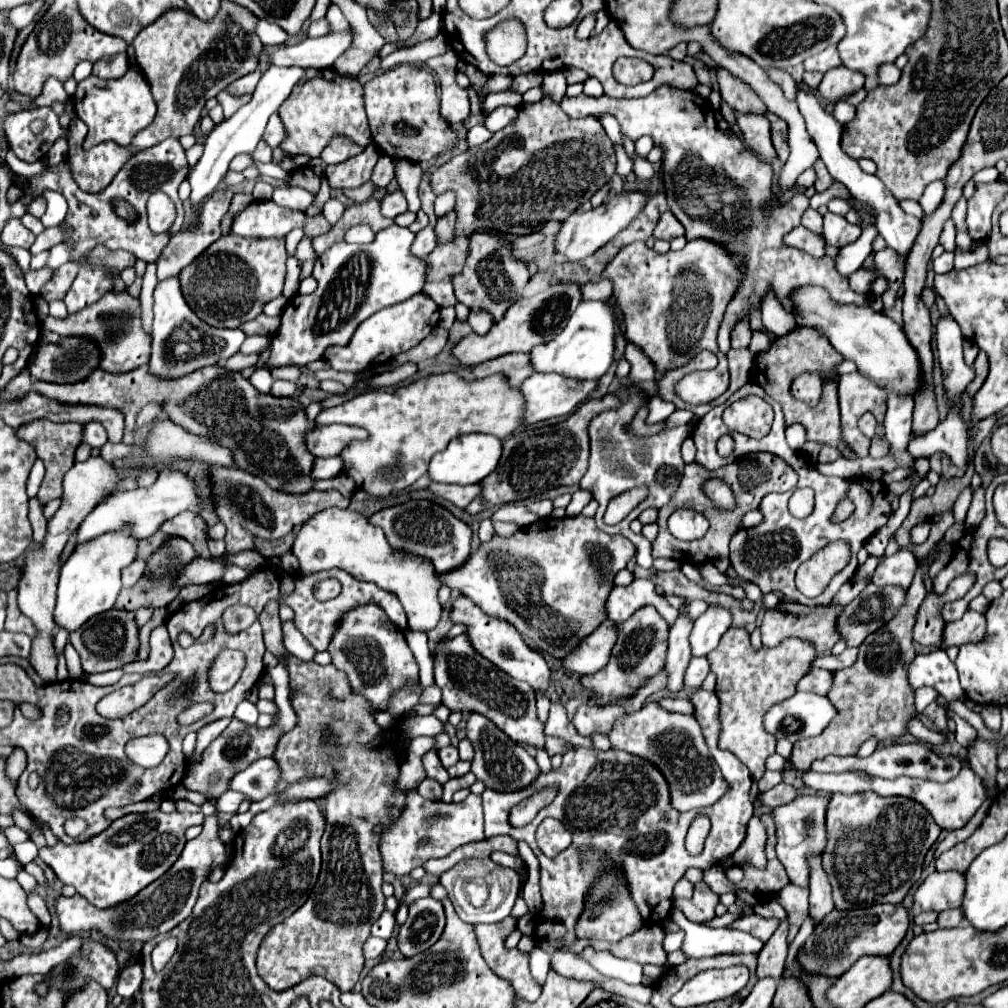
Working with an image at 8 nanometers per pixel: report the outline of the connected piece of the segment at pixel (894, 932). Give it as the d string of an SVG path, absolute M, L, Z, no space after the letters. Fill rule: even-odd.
M872 905L866 909L832 911L808 937L804 949L798 955L798 963L808 973L822 973L840 977L846 973L862 955L890 955L904 939L910 927L910 915L904 905Z

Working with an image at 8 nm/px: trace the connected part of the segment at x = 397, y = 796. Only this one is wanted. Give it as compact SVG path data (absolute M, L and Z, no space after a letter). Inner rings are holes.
M268 603L258 620L264 627L264 643L266 649L278 659L278 663L284 663L290 675L290 703L298 715L298 725L280 737L280 745L276 747L276 761L280 761L280 769L284 769L284 781L298 783L304 777L326 777L336 779L336 789L320 797L324 801L324 819L326 829L322 835L322 871L318 875L318 881L308 897L308 901L292 913L288 919L278 923L276 927L266 933L262 939L262 945L258 949L256 967L258 975L268 983L274 991L284 991L292 985L296 985L300 979L308 975L322 975L328 981L332 981L342 993L352 991L358 983L358 977L364 967L364 953L362 945L370 937L372 923L386 911L384 907L384 893L382 893L382 853L380 853L380 839L382 833L388 831L404 811L408 791L400 791L396 787L396 779L400 775L400 747L404 745L404 737L400 729L394 729L396 733L390 739L382 739L378 745L374 745L376 739L384 735L384 729L376 723L374 713L378 711L368 701L364 701L362 695L358 695L348 677L330 665L318 665L318 663L304 663L296 657L292 657L282 641L282 625L278 619L278 605ZM382 827L380 833L374 829Z

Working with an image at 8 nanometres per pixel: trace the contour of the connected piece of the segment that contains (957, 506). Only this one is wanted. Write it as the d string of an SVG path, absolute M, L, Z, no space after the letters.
M974 474L970 485L959 495L954 504L954 518L957 523L965 524L967 511L969 509L974 490L982 485L982 479L978 474Z

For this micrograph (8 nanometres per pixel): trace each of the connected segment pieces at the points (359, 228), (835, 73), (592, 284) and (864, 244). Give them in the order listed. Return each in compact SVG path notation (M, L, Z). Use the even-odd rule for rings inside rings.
M356 225L346 231L344 241L346 243L370 243L374 237L375 233L368 225Z
M840 65L840 67L830 69L824 75L818 91L828 101L836 103L836 101L840 101L842 95L854 93L860 87L864 87L864 75L860 75L860 71L852 71L852 69L846 69L844 65Z
M606 277L600 279L592 279L582 287L582 297L584 299L600 299L606 301L612 295L612 281Z
M872 225L870 233L862 233L856 243L850 243L838 251L838 255L834 257L834 263L836 263L836 271L842 277L850 277L854 271L858 271L862 267L864 259L873 251L872 241L876 235L878 235L878 231Z

